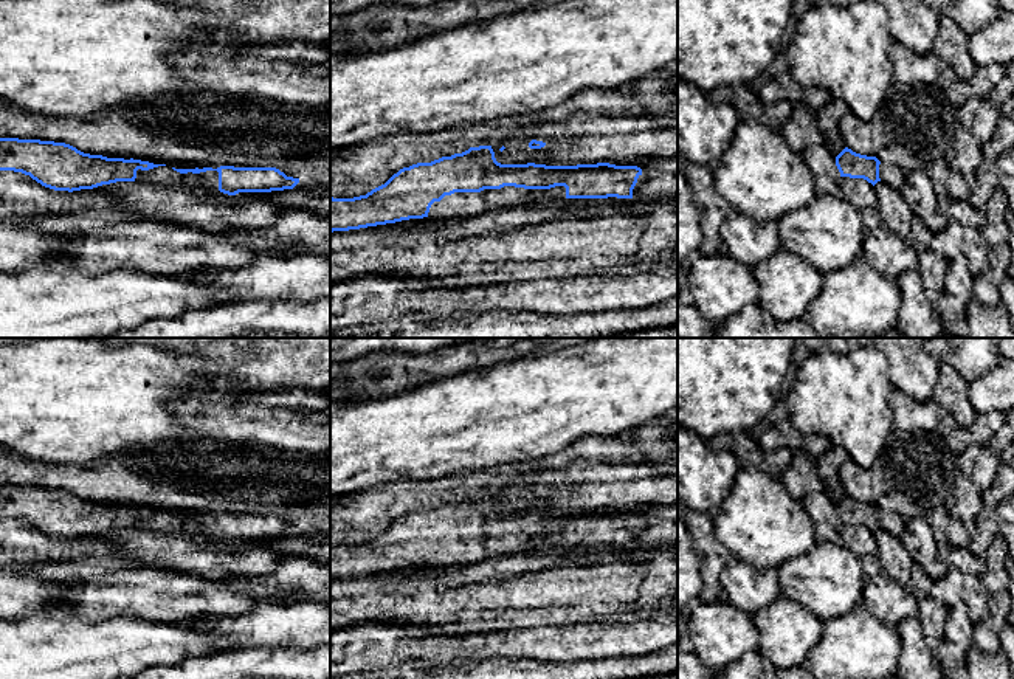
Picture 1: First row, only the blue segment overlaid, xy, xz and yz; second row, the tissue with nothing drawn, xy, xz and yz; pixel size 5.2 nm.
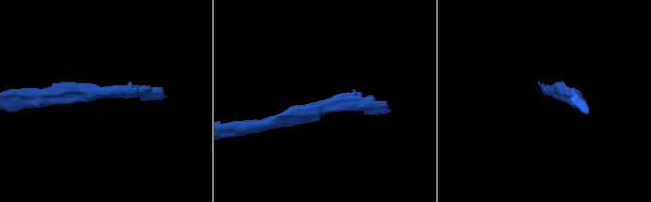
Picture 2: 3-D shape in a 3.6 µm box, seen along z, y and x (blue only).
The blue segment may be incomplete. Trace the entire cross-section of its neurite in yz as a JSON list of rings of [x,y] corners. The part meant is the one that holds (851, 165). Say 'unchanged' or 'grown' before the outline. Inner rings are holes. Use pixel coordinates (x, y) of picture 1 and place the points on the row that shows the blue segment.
grown; [[[848,147],[836,157],[836,166],[840,177],[864,178],[873,186],[882,181],[892,189],[901,191],[904,184],[905,172],[898,166],[882,163],[876,157],[856,153]]]

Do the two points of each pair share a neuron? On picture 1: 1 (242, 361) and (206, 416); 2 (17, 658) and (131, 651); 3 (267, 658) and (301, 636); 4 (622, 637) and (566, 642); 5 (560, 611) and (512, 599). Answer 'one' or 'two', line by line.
1: two
2: one
3: two
4: one
5: one

